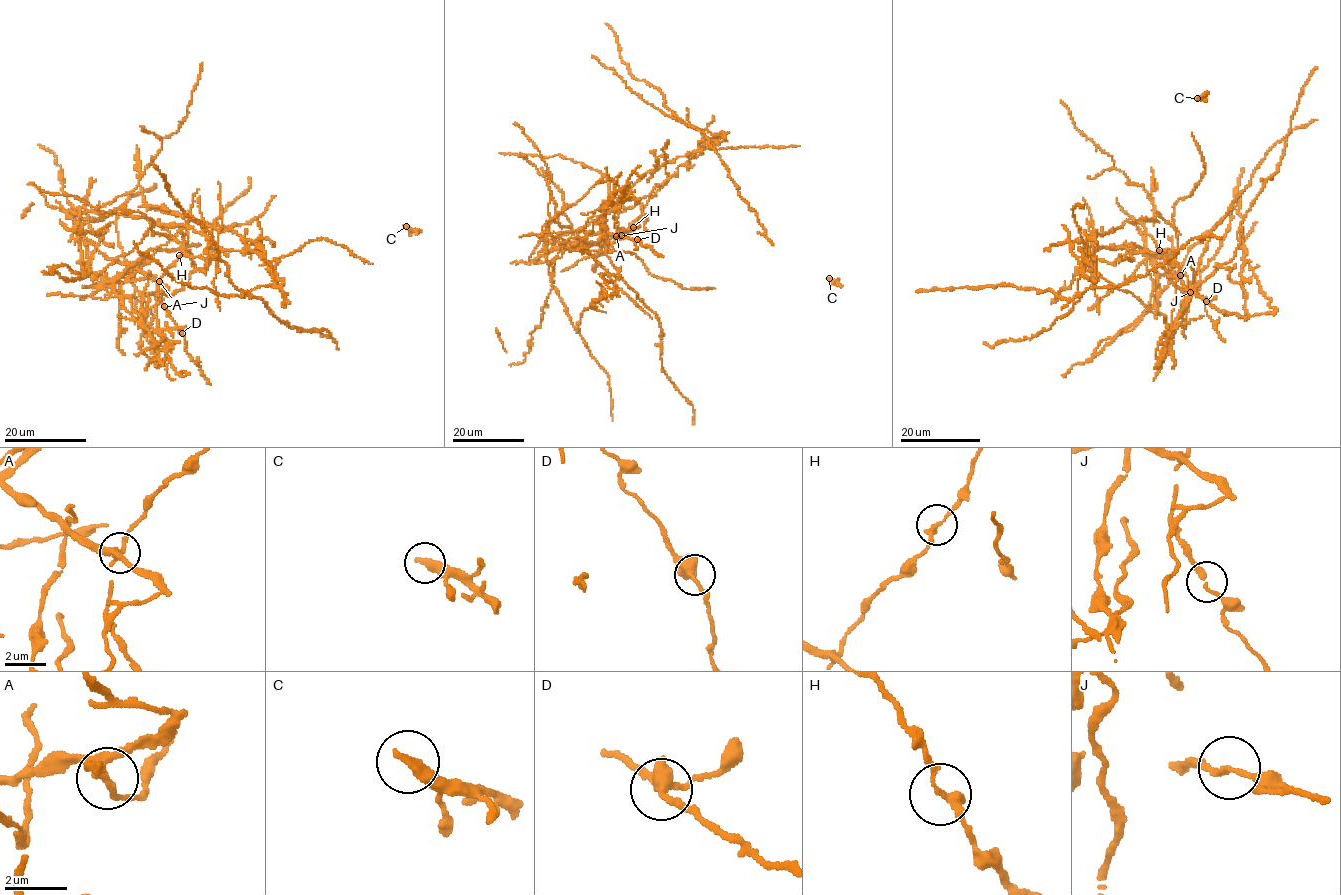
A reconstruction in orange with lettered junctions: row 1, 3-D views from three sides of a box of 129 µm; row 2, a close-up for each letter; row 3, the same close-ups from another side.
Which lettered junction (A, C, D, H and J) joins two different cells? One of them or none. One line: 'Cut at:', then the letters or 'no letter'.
Cut at: A

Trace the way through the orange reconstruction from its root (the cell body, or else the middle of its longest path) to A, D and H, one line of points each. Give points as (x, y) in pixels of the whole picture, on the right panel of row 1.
A: (1144, 252), (1157, 258), (1168, 255), (1171, 272), (1179, 276), (1180, 271), (1177, 277), (1180, 275)
D: (1144, 252), (1157, 258), (1168, 255), (1171, 272), (1179, 276), (1180, 271), (1177, 277), (1186, 289), (1206, 301)
H: (1144, 252), (1157, 258), (1168, 255), (1171, 272), (1180, 275), (1158, 250)

